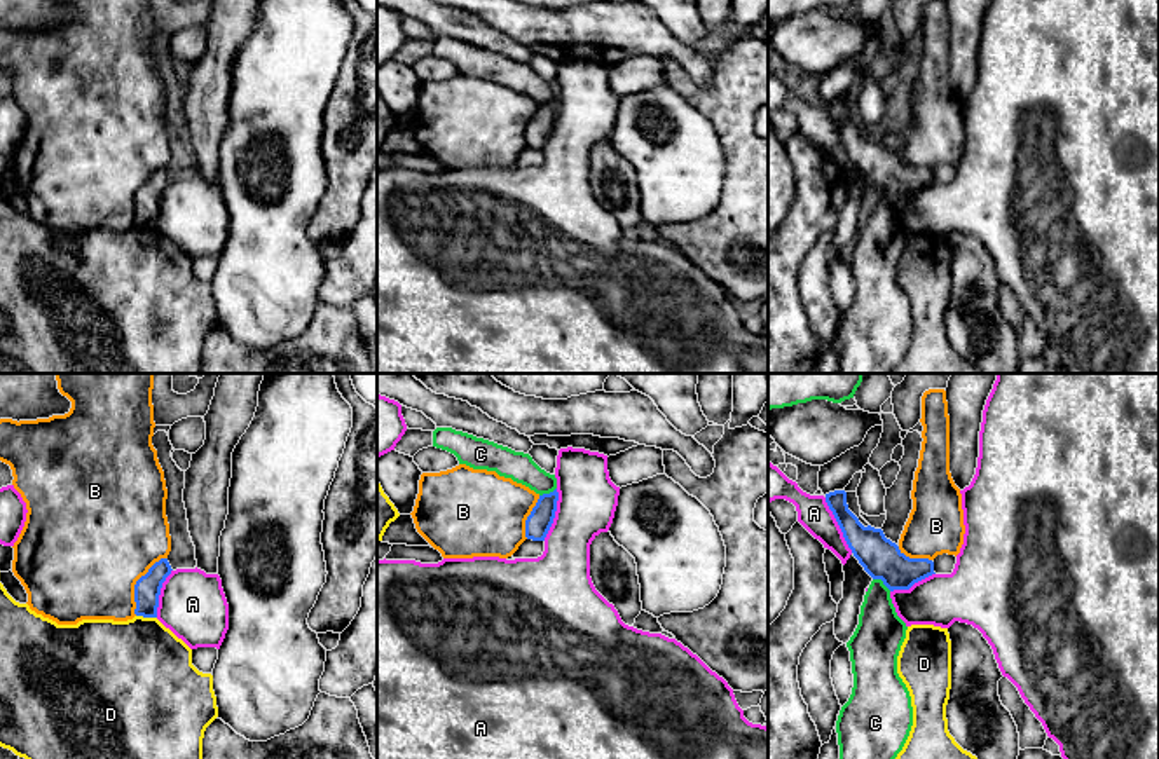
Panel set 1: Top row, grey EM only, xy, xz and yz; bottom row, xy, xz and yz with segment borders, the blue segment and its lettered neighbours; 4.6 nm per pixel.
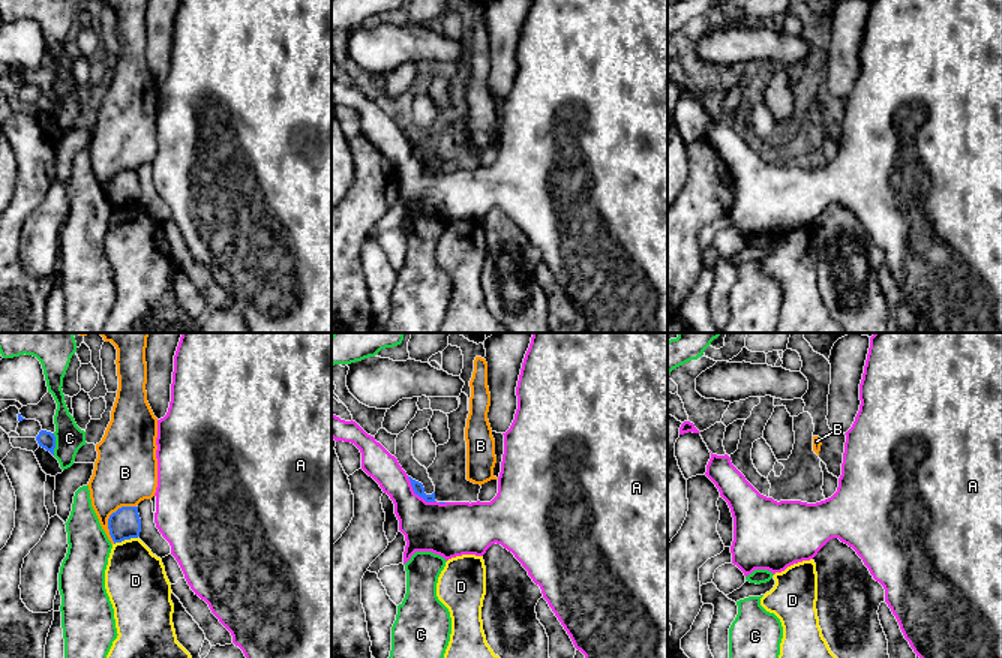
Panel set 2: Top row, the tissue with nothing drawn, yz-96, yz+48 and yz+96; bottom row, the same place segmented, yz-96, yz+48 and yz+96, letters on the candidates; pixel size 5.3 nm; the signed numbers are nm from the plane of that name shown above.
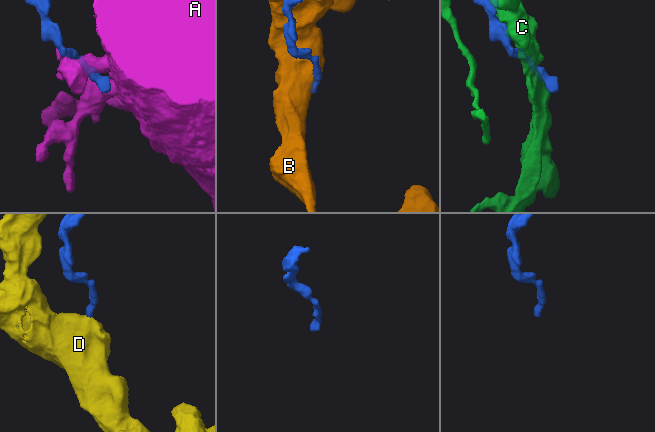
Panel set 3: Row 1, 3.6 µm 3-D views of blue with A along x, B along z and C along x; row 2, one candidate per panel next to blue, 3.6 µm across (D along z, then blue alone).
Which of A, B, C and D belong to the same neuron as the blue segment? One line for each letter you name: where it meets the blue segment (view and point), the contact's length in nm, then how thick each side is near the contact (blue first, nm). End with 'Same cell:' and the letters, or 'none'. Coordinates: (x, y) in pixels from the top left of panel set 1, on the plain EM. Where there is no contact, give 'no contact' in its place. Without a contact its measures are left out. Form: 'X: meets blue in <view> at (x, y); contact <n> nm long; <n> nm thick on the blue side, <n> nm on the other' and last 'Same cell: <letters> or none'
Same cell: none

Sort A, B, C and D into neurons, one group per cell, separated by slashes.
A / B / C / D

